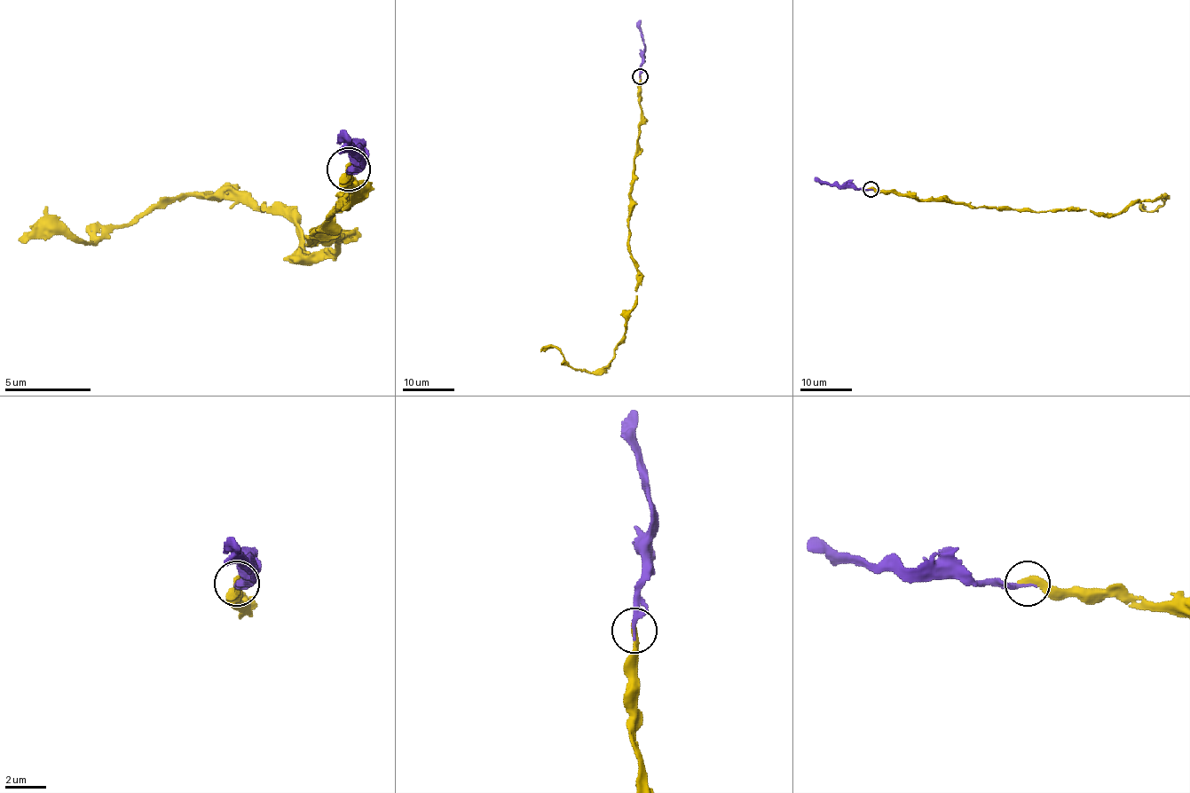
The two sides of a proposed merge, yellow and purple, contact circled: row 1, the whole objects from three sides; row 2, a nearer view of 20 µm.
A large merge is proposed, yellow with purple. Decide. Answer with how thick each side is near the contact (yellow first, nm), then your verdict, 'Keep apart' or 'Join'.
Thickness 320 nm (yellow) against 240 nm. Join

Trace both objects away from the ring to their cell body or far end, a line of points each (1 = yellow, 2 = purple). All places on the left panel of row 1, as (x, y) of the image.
1: (349, 168), (314, 255), (232, 199), (20, 242)
2: (349, 168), (362, 160), (345, 134)

